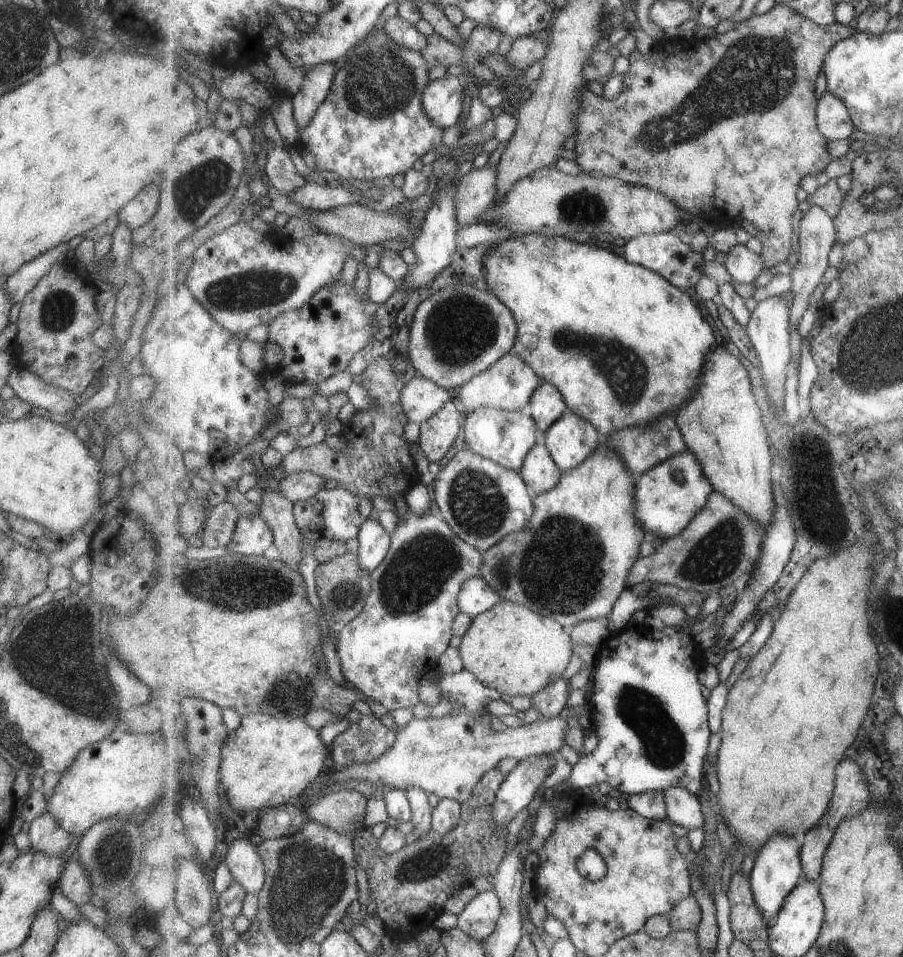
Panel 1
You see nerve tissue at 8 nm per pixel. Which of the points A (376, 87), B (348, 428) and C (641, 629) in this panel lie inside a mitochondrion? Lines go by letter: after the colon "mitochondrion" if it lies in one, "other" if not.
A: mitochondrion
B: other
C: other

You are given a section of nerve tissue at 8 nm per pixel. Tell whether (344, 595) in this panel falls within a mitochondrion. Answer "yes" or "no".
yes

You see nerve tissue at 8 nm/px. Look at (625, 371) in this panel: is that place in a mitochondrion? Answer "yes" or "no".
yes

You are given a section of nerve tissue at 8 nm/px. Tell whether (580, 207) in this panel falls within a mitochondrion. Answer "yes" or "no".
yes

